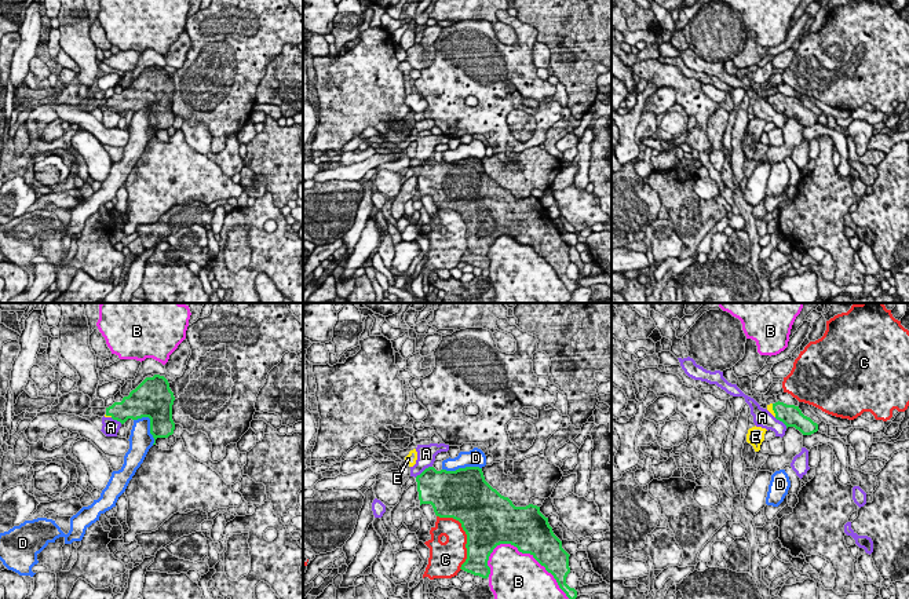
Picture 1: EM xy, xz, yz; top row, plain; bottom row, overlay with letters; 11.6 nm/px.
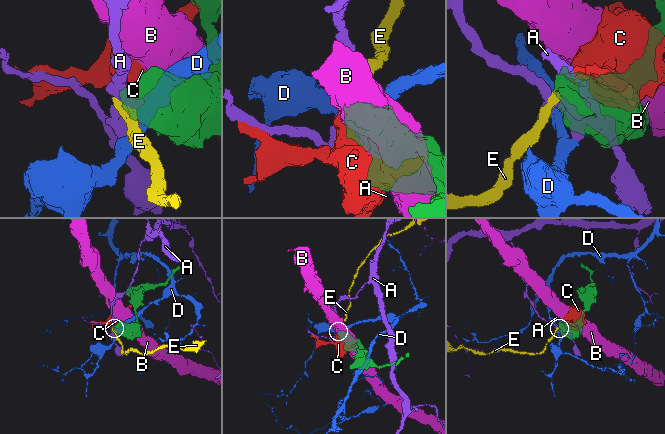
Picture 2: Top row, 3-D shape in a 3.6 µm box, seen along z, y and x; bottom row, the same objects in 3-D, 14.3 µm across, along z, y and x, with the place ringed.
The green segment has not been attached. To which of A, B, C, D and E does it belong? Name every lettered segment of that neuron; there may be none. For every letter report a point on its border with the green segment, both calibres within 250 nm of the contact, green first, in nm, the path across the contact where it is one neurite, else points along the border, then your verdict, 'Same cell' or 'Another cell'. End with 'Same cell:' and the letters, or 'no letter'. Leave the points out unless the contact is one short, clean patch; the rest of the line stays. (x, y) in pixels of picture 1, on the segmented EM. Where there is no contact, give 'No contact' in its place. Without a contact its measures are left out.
A: Touches green at xz (424, 470). Thickness 400 nm (green) against 220 nm. Boundary: xz (431, 466), (415, 477). Another cell
B: Touches green at xz (532, 554). Thickness 480 nm (green) against 440 nm. Another cell
C: Touches green at xz (466, 533). Thickness 500 nm (green) against 300 nm. Another cell
D: Touches green at xy (150, 424). Thickness 380 nm (green) against 280 nm. Another cell
E: Touches green at yz (773, 409). Thickness 240 nm (green) against 60 nm. Path across: yz (789, 415), (773, 409), (769, 406). Same cell
Same cell: E

